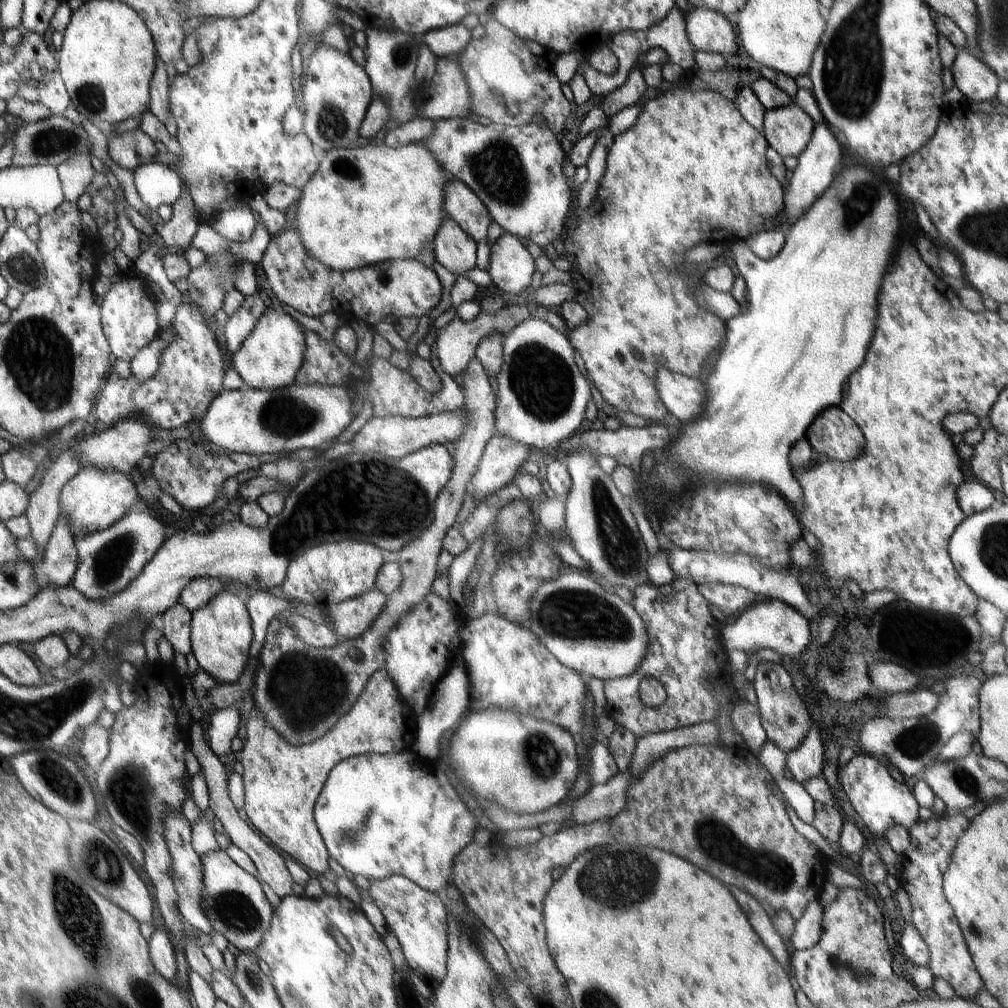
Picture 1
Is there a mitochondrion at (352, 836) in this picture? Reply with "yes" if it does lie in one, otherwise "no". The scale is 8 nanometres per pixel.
yes

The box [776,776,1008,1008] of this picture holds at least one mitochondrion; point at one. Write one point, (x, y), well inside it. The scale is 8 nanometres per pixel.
(974, 929)

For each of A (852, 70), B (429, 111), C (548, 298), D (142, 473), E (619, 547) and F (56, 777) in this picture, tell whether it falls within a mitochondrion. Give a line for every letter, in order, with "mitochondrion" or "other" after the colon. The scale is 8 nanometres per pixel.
A: mitochondrion
B: other
C: other
D: other
E: mitochondrion
F: mitochondrion

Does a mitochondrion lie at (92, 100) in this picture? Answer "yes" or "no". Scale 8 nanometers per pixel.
yes

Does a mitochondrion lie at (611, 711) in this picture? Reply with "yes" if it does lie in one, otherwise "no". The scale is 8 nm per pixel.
no

